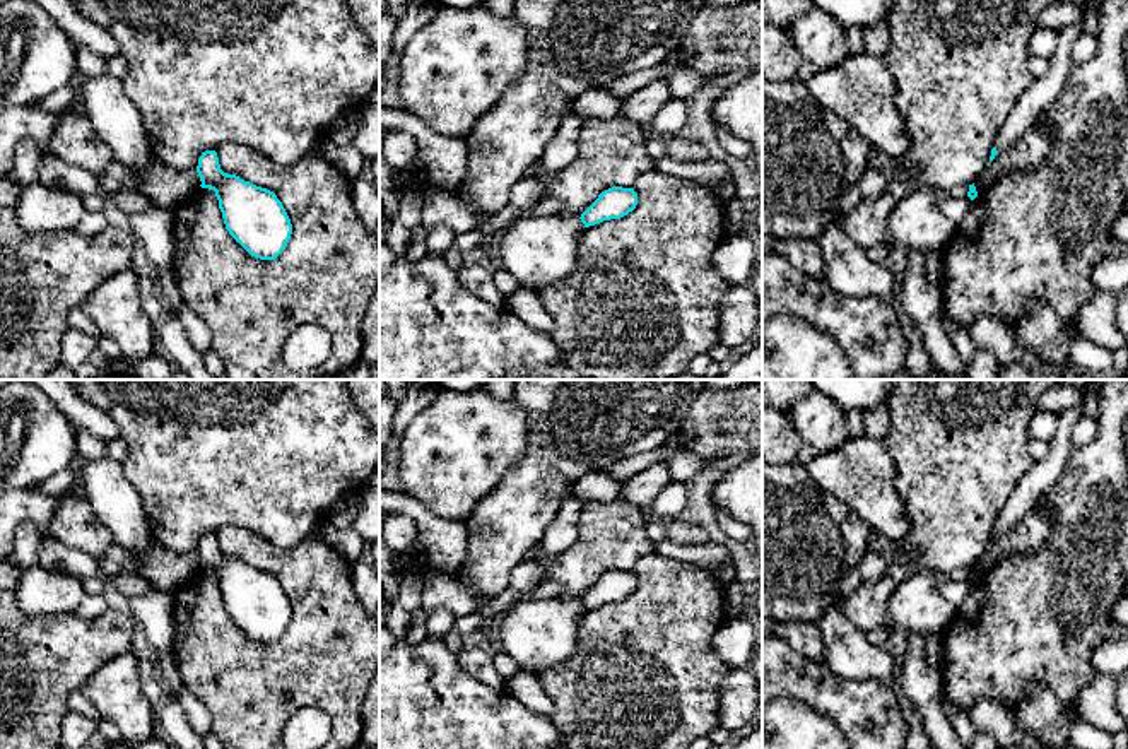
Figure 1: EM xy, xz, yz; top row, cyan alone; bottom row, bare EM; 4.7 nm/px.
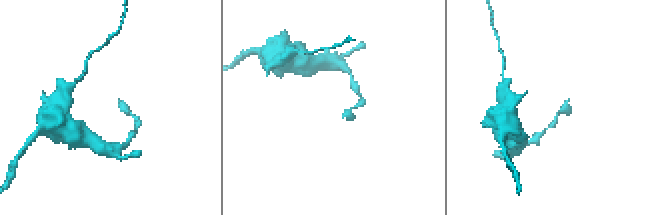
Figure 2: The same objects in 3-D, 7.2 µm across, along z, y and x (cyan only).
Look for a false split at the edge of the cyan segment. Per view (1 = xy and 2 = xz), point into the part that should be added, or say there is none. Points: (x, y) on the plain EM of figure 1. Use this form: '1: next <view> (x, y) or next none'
1: next none
2: next none

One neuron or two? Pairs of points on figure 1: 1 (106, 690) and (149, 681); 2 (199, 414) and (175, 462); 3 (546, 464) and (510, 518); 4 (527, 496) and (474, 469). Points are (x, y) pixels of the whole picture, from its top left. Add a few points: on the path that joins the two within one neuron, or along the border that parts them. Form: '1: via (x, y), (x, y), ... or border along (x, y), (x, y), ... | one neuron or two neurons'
1: border along (137, 662), (142, 695), (154, 710) | two neurons
2: via (199, 426), (199, 438), (187, 450) | one neuron
3: via (544, 477), (522, 505) | one neuron
4: border along (523, 450), (518, 462), (472, 512) | two neurons

